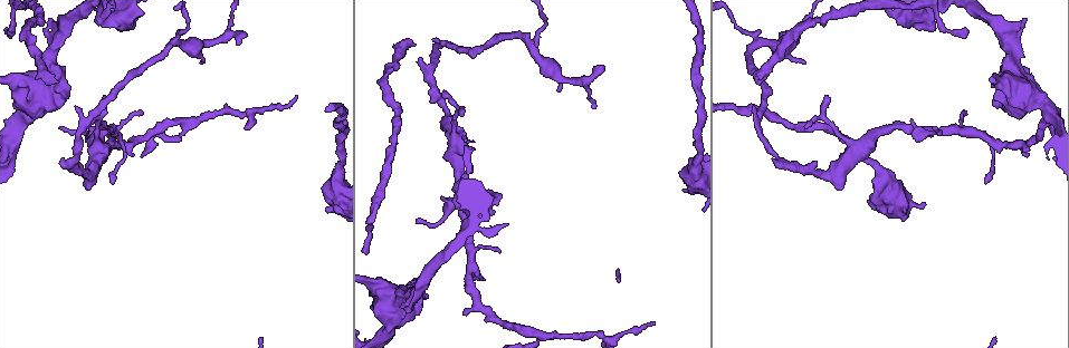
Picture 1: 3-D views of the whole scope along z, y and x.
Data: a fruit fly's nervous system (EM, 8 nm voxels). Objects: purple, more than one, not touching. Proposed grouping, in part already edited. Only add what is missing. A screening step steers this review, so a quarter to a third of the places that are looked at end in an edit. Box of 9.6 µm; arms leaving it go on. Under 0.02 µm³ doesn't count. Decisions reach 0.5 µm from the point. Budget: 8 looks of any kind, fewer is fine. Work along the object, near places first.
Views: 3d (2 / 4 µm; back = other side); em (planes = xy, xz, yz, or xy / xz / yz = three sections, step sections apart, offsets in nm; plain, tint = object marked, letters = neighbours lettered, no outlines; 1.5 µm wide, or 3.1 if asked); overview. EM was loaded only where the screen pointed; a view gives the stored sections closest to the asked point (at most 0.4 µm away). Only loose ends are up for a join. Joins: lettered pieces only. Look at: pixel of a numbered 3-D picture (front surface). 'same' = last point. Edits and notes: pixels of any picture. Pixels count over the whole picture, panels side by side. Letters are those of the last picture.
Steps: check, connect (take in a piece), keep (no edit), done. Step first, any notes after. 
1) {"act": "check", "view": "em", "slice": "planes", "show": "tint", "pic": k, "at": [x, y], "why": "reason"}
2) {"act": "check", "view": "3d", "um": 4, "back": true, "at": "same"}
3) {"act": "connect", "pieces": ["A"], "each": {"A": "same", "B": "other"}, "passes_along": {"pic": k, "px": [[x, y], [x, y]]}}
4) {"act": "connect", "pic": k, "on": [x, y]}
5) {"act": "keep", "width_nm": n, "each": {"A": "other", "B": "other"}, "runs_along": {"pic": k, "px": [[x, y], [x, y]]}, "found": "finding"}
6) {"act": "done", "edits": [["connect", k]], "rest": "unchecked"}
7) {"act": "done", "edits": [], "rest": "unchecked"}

{"act": "check", "view": "em", "slice": "planes", "show": "letters", "pic": 1, "at": [593, 67], "why": "branch stops here"}

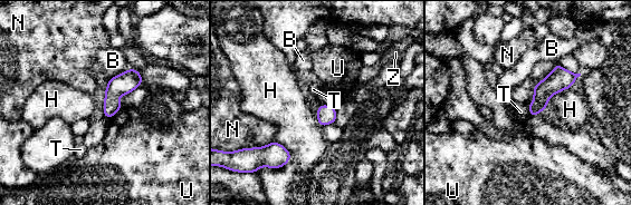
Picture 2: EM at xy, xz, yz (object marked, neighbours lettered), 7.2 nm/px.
{"act": "keep", "each": {"B": "other", "H": "other", "N": "other", "T": "other", "U": "other", "Z": "other"}, "border": {"pic": 2, "px": [[261, 146], [254, 148]]}, "found": "no lettered piece goes on from it"}

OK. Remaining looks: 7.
{"act": "check", "view": "3d", "um": 4, "pic": 1, "at": [297, 96], "why": "an open end"}

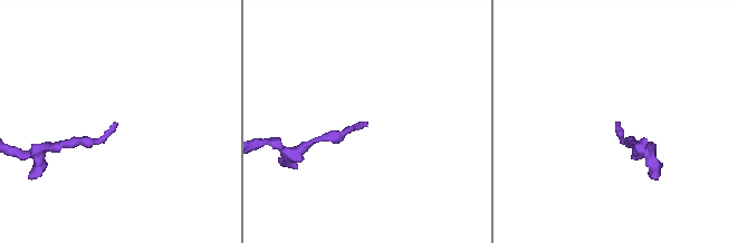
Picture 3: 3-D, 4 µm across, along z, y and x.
{"act": "check", "view": "em", "slice": "planes", "show": "letters", "pic": 3, "at": [616, 125]}

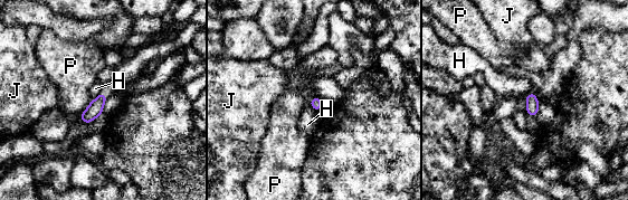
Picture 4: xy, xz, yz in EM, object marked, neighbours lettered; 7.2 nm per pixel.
{"act": "keep", "longest_contact_nm": ["P", 130], "each": {"H": "other", "J": "other", "P": "other"}, "found": "none of them fits"}

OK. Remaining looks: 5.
{"act": "check", "view": "em", "slice": "planes", "show": "letters", "pic": 1, "at": [50, 20], "why": "free end"}

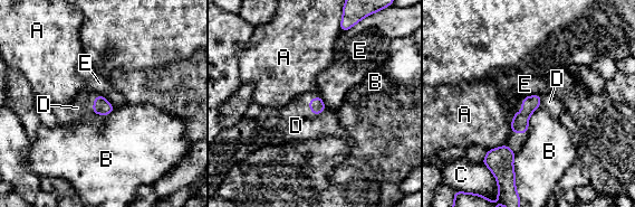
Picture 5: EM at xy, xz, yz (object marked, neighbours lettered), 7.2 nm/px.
{"act": "connect", "pieces": ["D"], "each": {"A": "other", "B": "other", "C": "other", "D": "same", "E": "other"}, "passes_along": {"pic": 5, "px": [[316, 104], [318, 113], [296, 125]]}, "found": "the neuron continues"}

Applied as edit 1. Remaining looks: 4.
{"act": "done", "edits": [["connect", 5]], "rest": "unchecked"}

